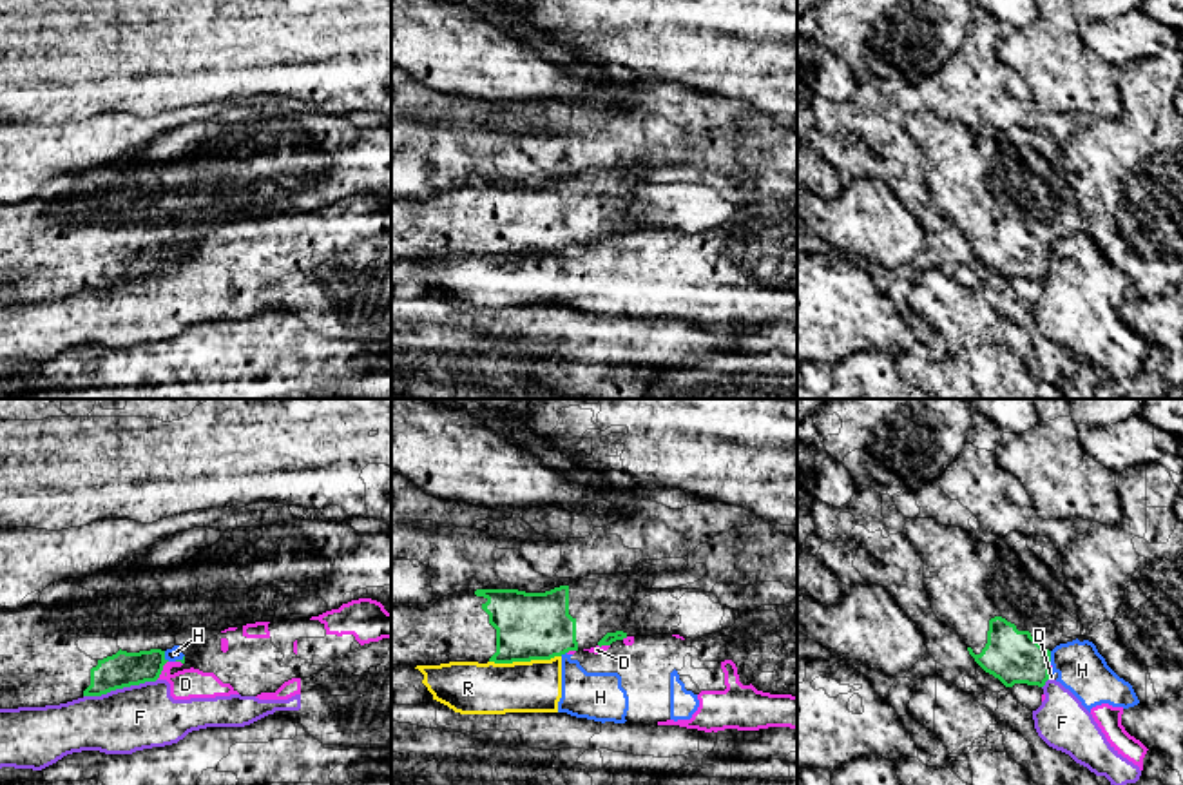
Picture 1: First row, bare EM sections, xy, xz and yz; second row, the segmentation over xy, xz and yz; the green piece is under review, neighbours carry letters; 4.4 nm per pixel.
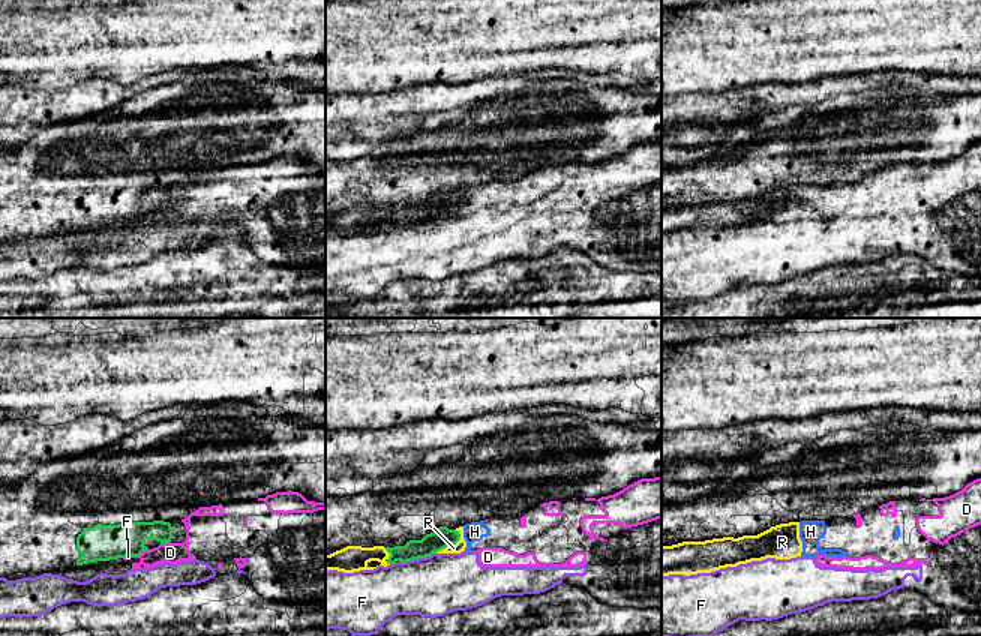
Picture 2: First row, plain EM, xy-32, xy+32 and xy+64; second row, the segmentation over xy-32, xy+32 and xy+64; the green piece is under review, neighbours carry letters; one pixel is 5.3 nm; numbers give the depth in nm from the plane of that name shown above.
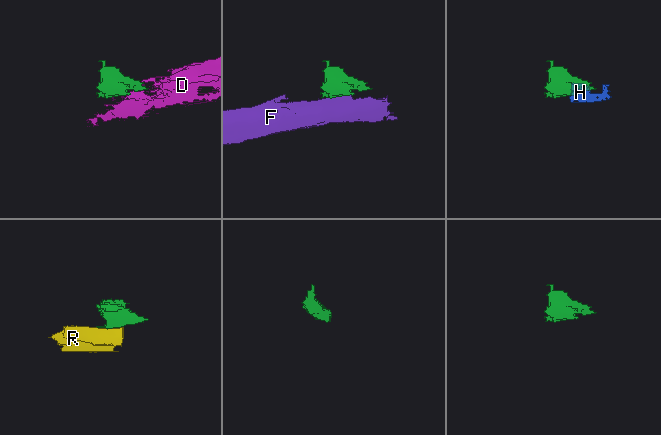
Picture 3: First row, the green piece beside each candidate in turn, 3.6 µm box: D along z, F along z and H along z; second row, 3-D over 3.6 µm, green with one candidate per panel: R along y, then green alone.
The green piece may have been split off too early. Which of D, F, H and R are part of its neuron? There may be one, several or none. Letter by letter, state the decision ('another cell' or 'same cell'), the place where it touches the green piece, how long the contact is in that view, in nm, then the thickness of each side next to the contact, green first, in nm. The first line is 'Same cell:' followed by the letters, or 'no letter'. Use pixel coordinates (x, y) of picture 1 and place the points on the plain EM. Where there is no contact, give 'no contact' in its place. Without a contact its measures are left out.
Same cell: no letter
D: another cell | xy (162, 263) | 100 nm | 160/130 nm
F: another cell | xy (120, 281) | 340 nm | 160/280 nm
H: another cell | yz (1049, 252) | 60 nm | 240/220 nm
R: another cell | xz (524, 254) | 320 nm | 300/220 nm

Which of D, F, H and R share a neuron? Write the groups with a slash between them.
D F H R

